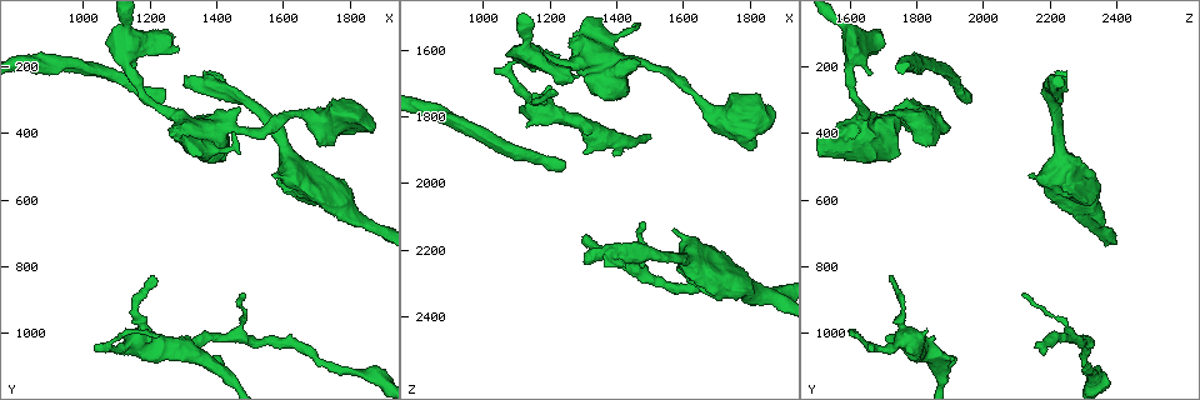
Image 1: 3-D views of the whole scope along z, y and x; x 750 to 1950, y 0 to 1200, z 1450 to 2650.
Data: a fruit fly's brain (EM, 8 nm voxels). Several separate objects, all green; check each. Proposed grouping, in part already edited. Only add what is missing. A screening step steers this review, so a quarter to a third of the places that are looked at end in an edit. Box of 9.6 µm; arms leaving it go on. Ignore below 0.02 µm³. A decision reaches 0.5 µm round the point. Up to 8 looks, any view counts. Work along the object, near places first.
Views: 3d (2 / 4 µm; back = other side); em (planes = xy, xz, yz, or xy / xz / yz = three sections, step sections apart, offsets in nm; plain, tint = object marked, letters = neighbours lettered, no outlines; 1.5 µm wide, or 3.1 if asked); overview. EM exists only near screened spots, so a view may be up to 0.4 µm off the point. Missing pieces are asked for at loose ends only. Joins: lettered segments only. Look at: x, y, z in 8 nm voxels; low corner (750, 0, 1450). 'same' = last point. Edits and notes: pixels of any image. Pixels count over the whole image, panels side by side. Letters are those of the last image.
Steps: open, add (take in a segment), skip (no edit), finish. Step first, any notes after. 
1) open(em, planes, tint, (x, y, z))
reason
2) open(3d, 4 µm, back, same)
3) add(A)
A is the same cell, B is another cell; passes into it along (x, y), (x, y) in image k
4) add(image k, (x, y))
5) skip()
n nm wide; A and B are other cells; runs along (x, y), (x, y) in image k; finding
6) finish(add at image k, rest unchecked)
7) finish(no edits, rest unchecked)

open(em, xz, step 4, tint, (1470, 330, 1640))
stops while still wide

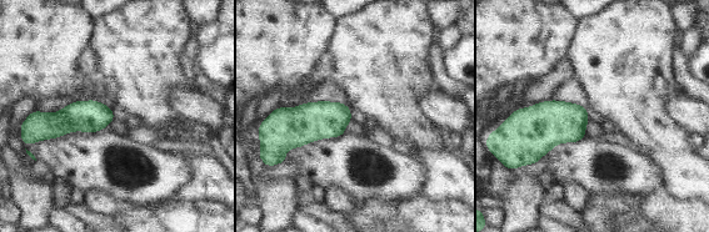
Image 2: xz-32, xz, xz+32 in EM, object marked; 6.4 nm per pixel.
open(em, planes, letters, same)
another direction

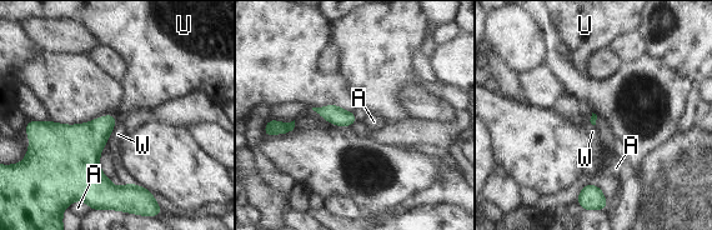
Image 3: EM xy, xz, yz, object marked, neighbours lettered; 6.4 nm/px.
skip()
A, U and W are other cells; border along (115, 126), (105, 144) in image 3; no lettered segment goes on from it

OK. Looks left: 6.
open(3d, 2 µm, (1280, 150, 1670))
branch stops here

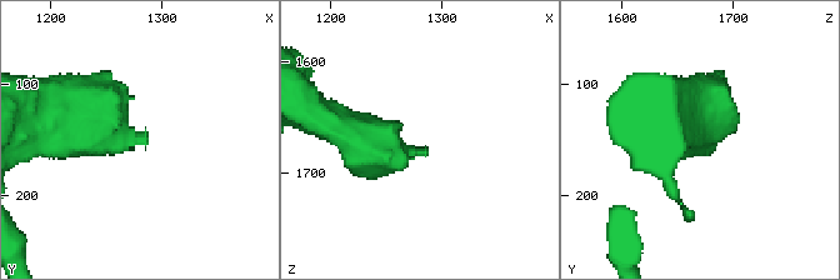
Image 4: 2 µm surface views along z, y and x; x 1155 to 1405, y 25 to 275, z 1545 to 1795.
open(em, planes, letters, (1288, 154, 1676))

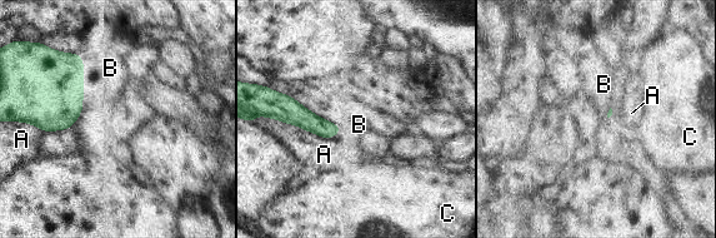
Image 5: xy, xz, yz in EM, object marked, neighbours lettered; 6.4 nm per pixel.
skip()
A, B and C are other cells; border along (66, 51), (83, 64), (81, 112) in image 5; none of them fits

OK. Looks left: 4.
open(em, planes, plain, (1270, 420, 1560))
free end

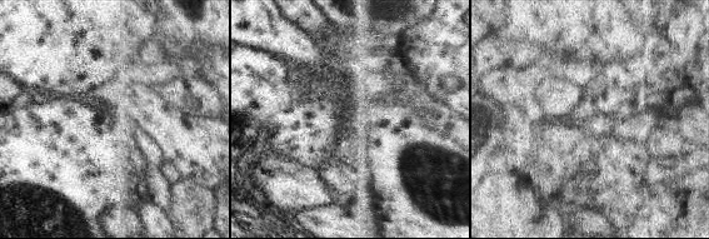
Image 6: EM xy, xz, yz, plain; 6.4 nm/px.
open(em, planes, letters, same)

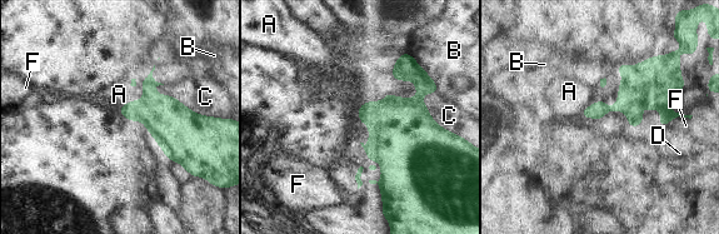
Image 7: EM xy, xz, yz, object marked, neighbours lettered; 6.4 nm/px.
skip()
A, B, C, D and F are other cells; none of them fits

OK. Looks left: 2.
finish(no edits, rest unchecked)

